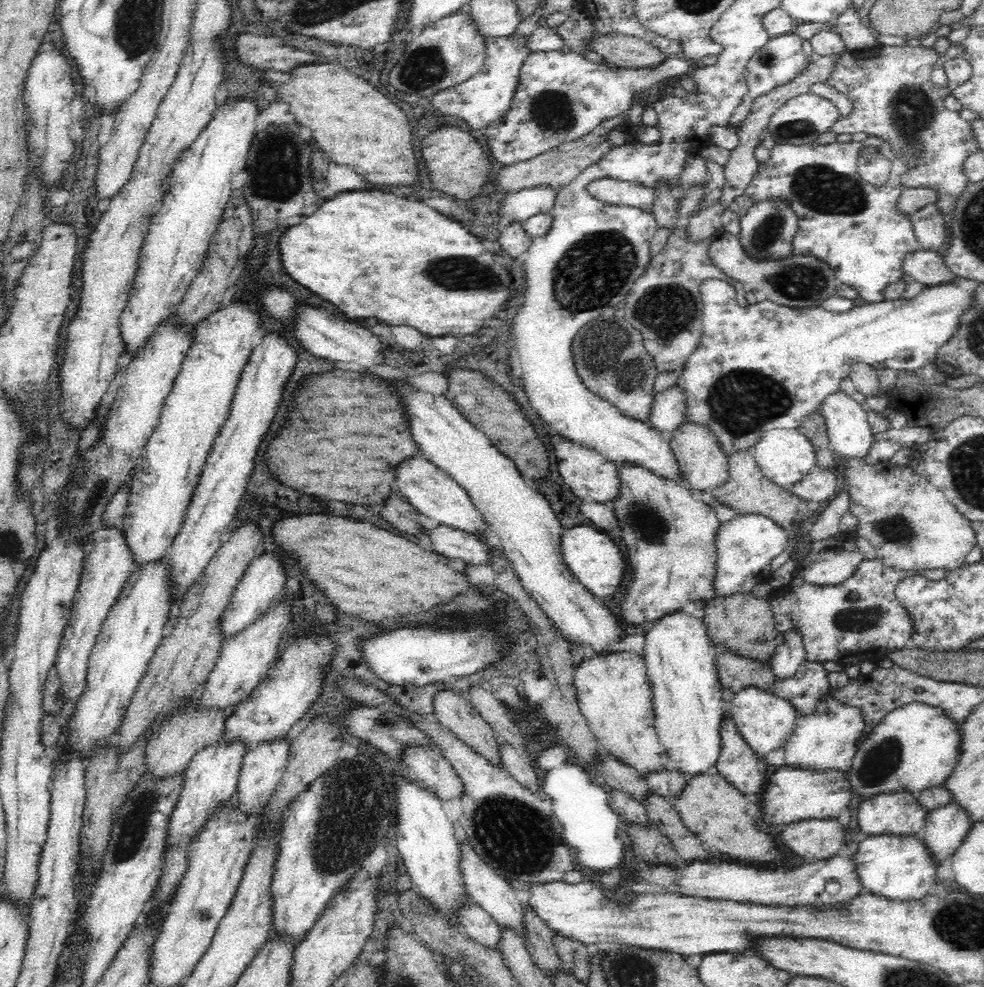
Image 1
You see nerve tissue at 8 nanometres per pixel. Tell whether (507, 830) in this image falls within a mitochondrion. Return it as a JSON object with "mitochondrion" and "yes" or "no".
{"mitochondrion":"yes"}

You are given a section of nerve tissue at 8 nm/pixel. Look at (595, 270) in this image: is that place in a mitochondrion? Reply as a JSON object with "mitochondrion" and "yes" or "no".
{"mitochondrion":"yes"}

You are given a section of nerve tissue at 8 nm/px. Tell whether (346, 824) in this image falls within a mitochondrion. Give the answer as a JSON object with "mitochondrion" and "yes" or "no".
{"mitochondrion":"yes"}

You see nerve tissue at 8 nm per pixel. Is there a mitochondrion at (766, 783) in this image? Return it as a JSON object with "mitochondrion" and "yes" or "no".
{"mitochondrion":"no"}

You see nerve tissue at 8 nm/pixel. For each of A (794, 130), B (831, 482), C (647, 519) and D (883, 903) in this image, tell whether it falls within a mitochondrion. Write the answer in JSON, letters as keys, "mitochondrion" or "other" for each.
{"A":"mitochondrion","B":"other","C":"mitochondrion","D":"other"}

